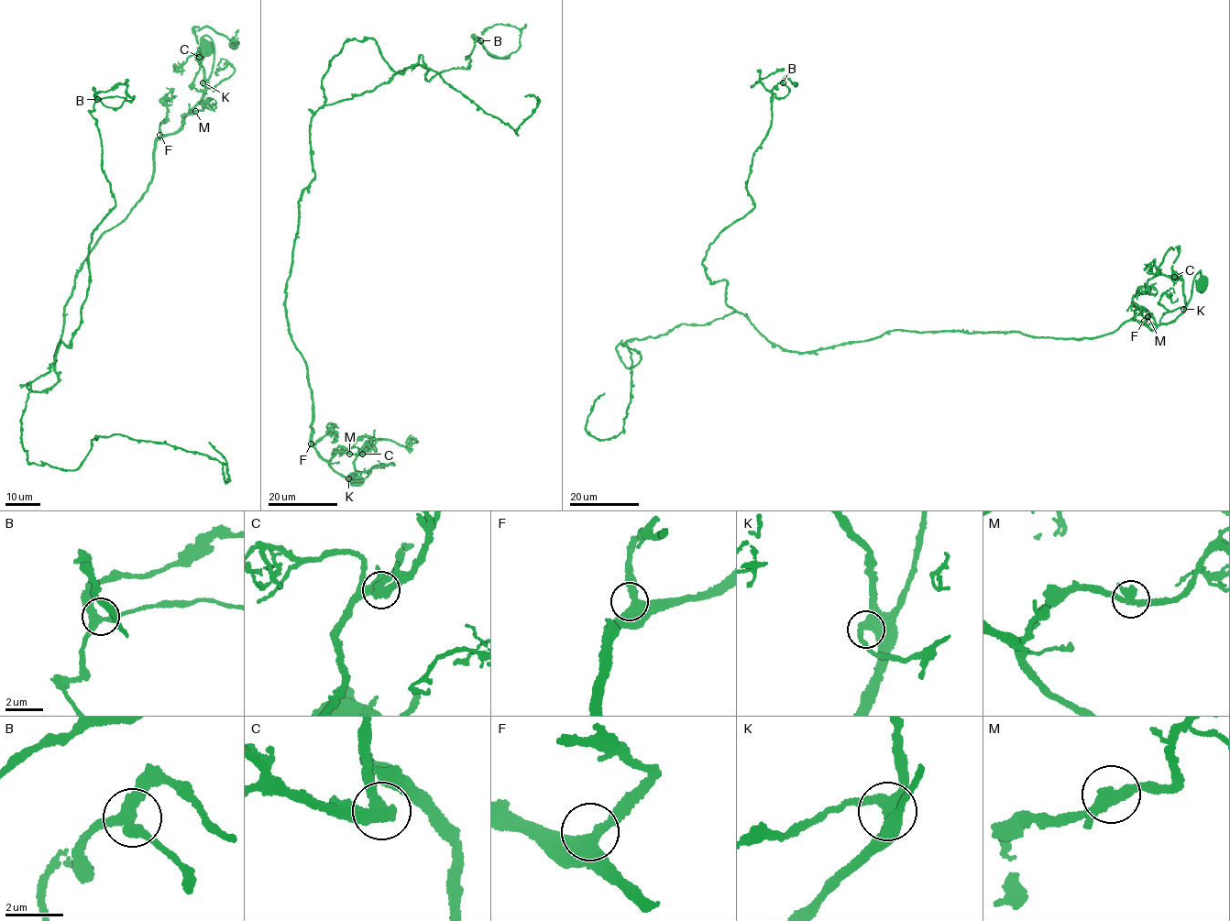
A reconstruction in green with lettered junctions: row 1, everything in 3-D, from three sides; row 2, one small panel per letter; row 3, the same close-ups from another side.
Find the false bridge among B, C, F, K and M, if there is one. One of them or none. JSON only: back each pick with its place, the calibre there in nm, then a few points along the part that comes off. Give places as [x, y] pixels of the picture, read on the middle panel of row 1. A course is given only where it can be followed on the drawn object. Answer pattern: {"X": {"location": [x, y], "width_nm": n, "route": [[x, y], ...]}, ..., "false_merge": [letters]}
{"C": {"location": [362, 454], "width_nm": 360, "route": [[361, 454], [369, 446], [371, 440], [366, 435], [360, 438], [376, 439]]}, "false_merge": ["C"]}

